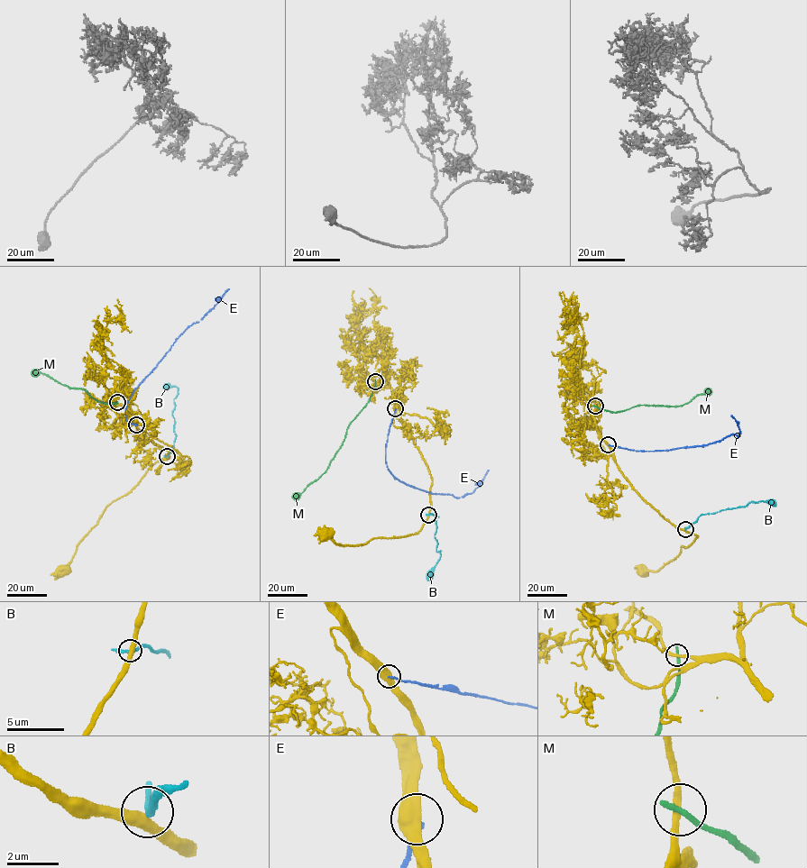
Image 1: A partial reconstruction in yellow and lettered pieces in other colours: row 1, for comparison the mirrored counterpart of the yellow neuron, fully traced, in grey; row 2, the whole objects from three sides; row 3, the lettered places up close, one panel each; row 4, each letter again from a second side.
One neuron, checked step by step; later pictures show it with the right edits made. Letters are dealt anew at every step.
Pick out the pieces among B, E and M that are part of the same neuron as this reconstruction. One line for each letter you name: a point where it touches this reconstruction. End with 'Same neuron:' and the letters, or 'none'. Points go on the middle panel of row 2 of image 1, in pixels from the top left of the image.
Same neuron: none

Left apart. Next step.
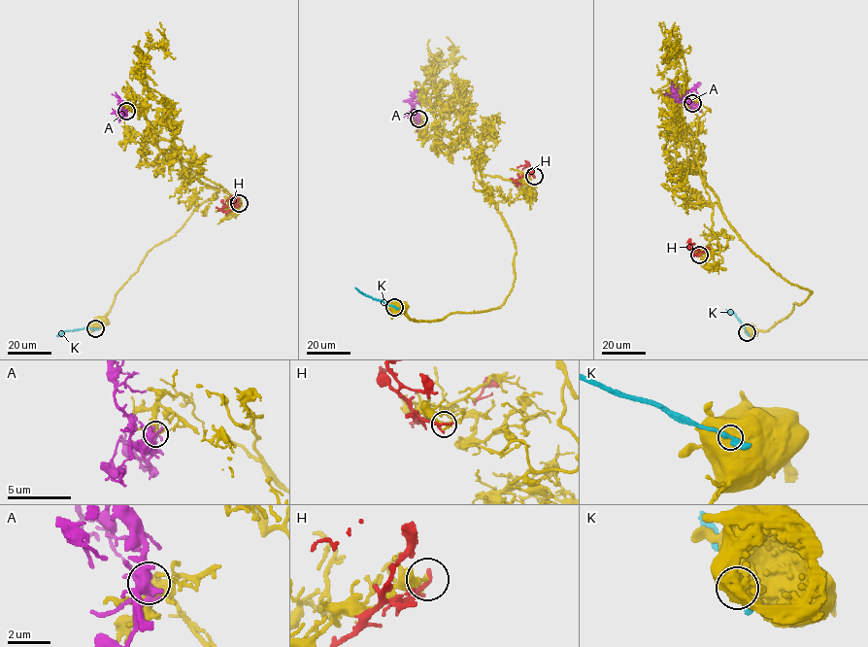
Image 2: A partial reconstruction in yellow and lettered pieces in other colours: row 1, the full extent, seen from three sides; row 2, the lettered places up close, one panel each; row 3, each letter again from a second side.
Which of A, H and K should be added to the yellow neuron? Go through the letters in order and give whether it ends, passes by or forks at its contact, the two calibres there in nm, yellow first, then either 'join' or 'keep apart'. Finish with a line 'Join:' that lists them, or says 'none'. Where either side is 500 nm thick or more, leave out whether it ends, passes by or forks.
A: it passes by | 320/170 nm | join
H: it passes by | 240/180 nm | keep apart
K: 950/360 nm | keep apart
Join: A

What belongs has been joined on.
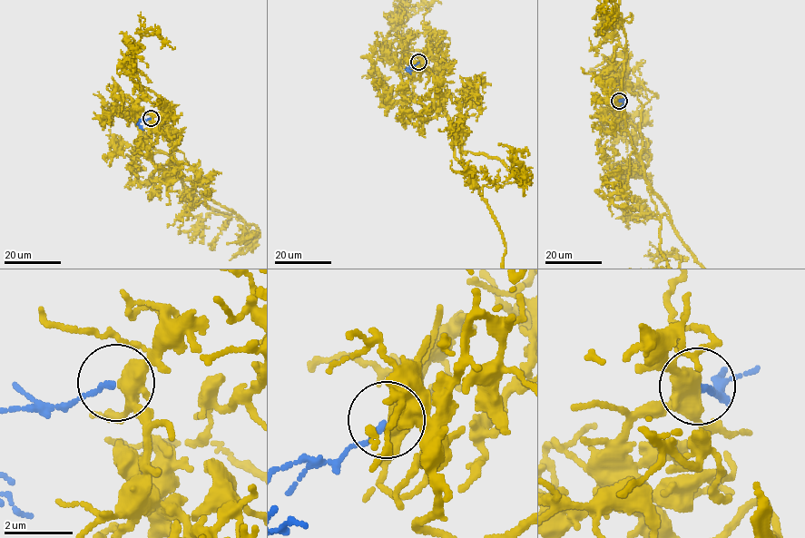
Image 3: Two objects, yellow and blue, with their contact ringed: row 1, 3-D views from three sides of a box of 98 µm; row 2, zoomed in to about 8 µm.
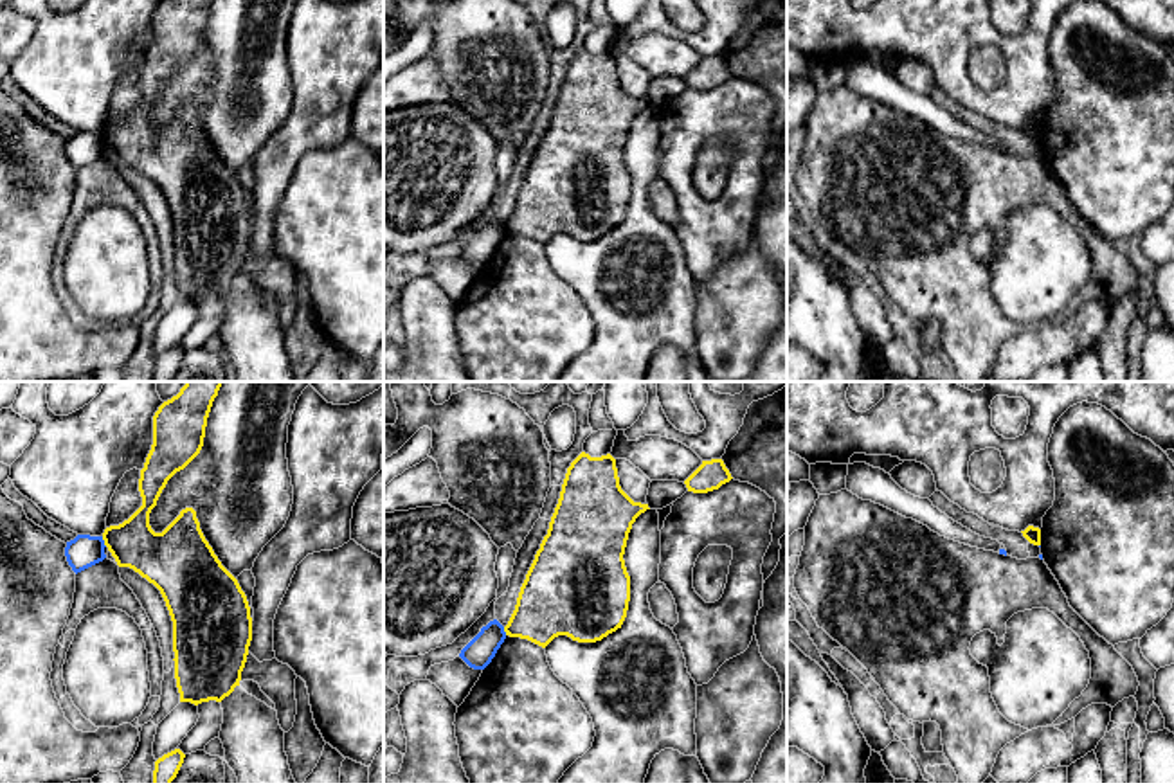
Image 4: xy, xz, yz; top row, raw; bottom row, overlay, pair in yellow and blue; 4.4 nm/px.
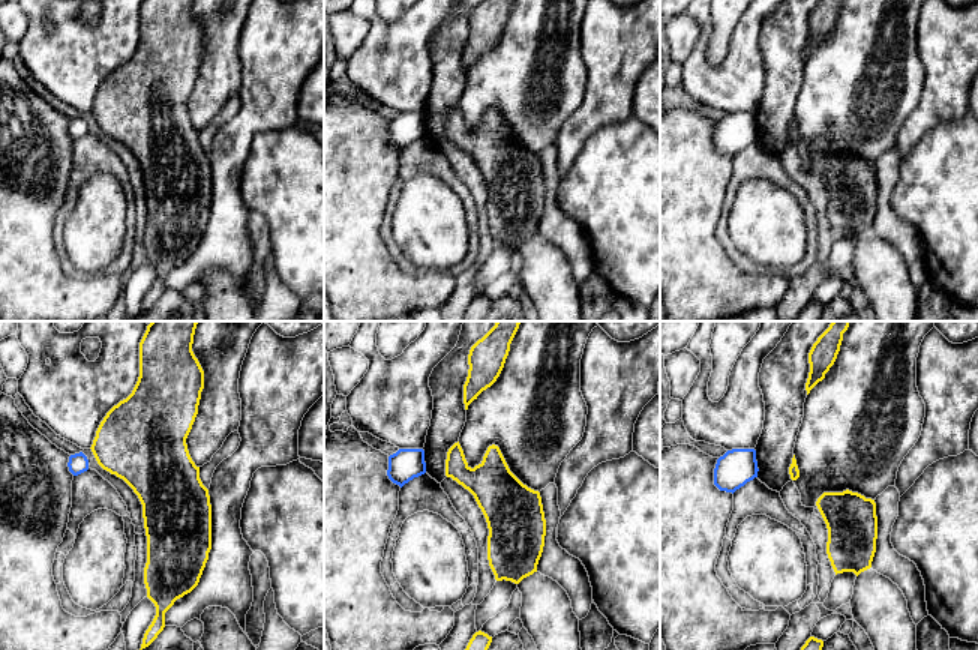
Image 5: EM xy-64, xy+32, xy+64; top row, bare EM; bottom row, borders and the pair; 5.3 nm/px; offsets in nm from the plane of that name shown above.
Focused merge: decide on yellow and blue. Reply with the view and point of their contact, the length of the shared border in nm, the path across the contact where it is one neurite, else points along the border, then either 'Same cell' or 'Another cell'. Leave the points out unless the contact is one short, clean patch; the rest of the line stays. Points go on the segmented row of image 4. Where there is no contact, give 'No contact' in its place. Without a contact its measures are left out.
Touches yellow at xy (105, 542). Shared border 50 nm. Boundary: xy (101, 537), (107, 546). Another cell

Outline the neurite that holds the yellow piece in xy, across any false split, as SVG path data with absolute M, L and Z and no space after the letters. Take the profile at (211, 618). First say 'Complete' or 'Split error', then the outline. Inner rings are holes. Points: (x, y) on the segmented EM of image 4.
Complete. M185 382L176 396L158 407L153 416L153 445L139 479L142 506L128 520L103 533L104 545L117 565L133 569L160 590L173 621L173 661L180 702L194 706L221 702L239 686L252 641L250 607L238 580L205 540L193 508L182 509L162 533L151 529L149 513L167 481L200 454L220 387L221 382Z

